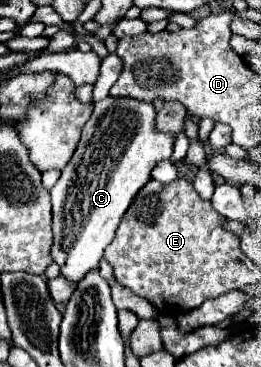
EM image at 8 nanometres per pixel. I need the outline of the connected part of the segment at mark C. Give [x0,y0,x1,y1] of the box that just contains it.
[51,96,171,284]

